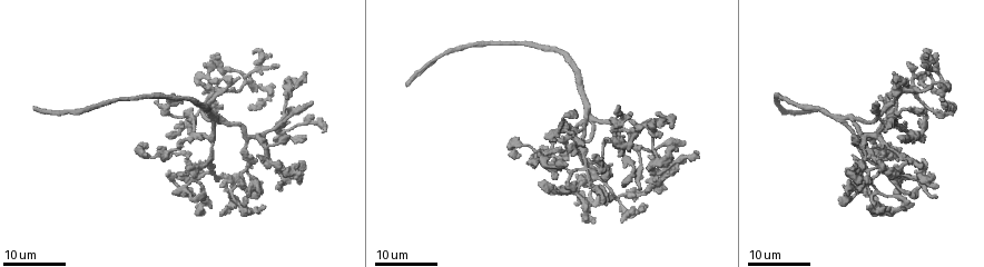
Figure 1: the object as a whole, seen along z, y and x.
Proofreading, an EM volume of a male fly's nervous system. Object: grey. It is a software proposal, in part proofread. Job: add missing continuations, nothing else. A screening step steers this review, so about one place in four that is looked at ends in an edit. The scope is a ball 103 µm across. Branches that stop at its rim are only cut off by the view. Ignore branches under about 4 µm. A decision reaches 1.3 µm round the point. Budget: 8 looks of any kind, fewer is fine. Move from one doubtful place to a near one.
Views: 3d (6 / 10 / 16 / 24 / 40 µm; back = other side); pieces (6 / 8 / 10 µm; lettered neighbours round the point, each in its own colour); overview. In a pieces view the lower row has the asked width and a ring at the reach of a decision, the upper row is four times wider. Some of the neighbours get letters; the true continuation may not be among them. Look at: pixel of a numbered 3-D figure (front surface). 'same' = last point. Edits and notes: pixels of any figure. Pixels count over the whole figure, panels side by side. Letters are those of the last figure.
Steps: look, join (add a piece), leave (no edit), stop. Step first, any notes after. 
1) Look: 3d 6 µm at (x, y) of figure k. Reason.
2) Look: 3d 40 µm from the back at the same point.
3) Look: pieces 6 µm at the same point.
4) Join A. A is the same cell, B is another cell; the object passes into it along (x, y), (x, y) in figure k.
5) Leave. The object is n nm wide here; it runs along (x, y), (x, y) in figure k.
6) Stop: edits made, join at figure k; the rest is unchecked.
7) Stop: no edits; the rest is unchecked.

Look: 3d 24 µm at (647, 123) of figure 1. Branch stops here.

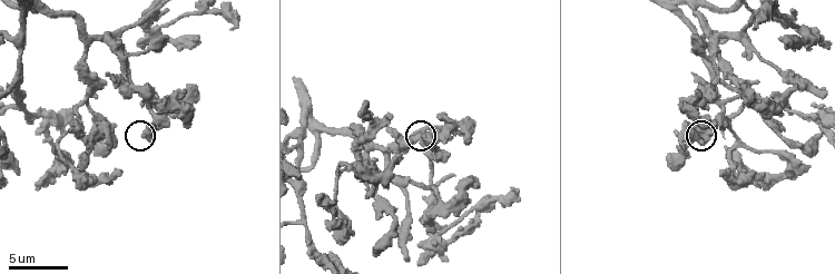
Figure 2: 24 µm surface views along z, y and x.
Look: pieces 10 µm at (144, 137) of figure 2. See the neighbours.

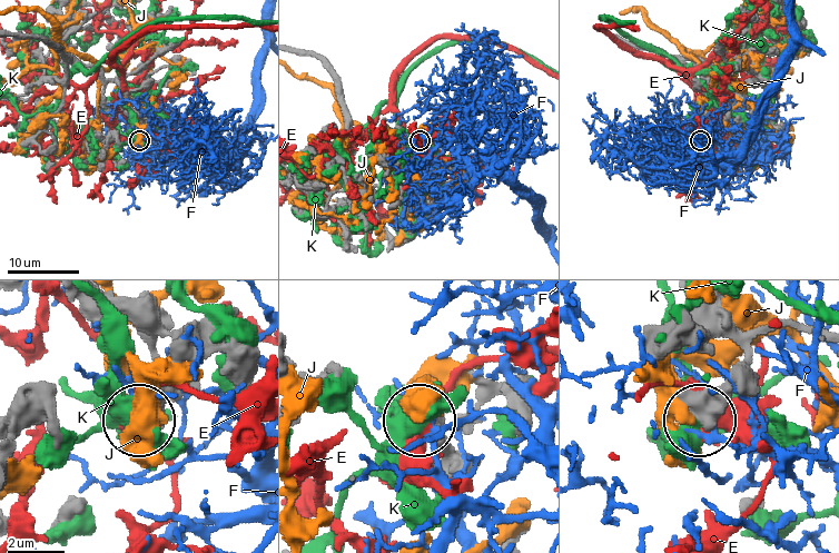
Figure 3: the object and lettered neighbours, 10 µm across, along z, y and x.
Leave. E, F, J and K are other cells; none of them fits.

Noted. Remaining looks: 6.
Look: 3d 6 µm at (763, 183) of figure 2. An open end.

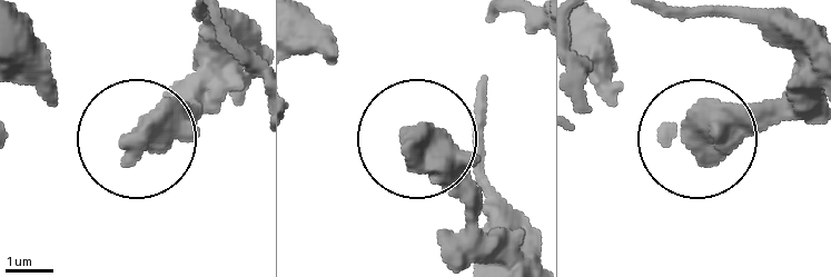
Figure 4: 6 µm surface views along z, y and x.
Look: pieces 6 µm at (129, 145) of figure 4. See the neighbours.

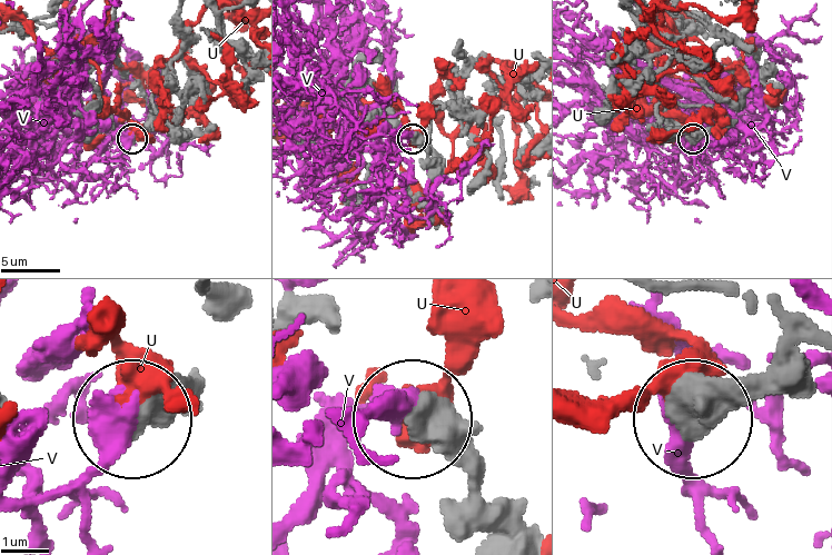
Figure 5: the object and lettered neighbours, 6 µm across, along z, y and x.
Leave. U and V are other cells; none of them fits.

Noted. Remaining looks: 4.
Look: 3d 10 µm at (805, 169) of figure 2. Free end.

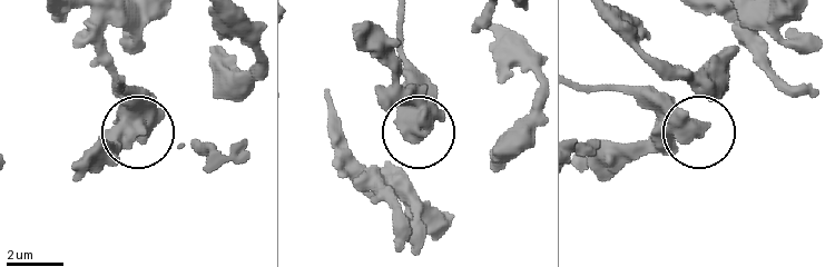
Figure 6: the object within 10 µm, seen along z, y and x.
Look: pieces 10 µm at (703, 128) of figure 6.

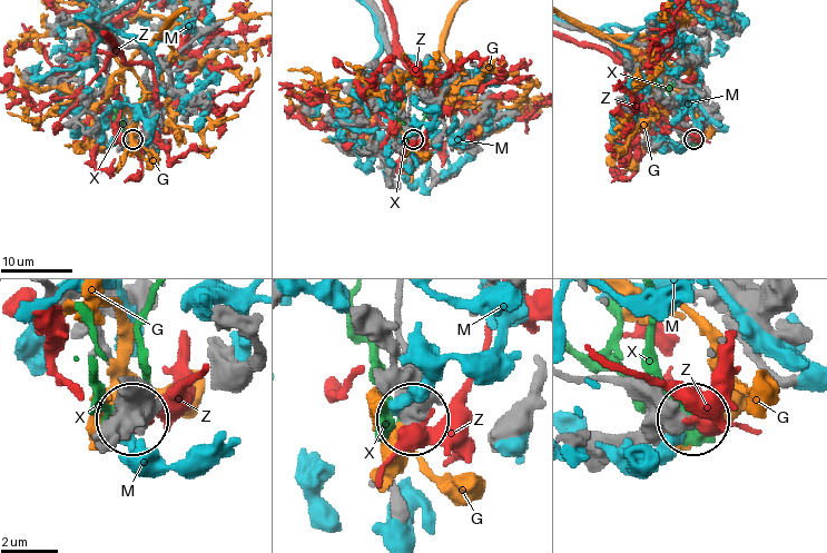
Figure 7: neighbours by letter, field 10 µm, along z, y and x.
Leave. The object is 630 nm wide here; G, M, X and Z are other cells; no lettered piece goes on from it.

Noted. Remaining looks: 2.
Look: 3d 24 µm at (288, 76) of figure 1. Free end.

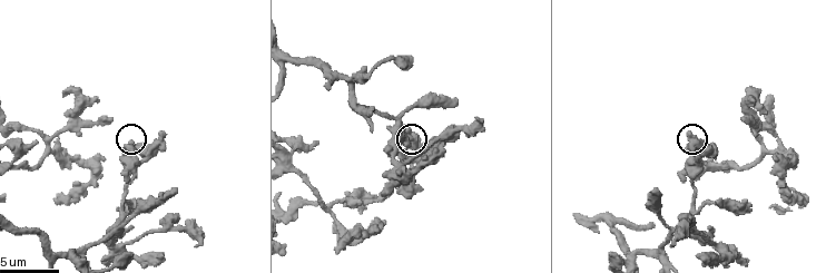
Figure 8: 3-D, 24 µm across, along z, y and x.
Look: pieces 6 µm at (131, 141) of figure 8.

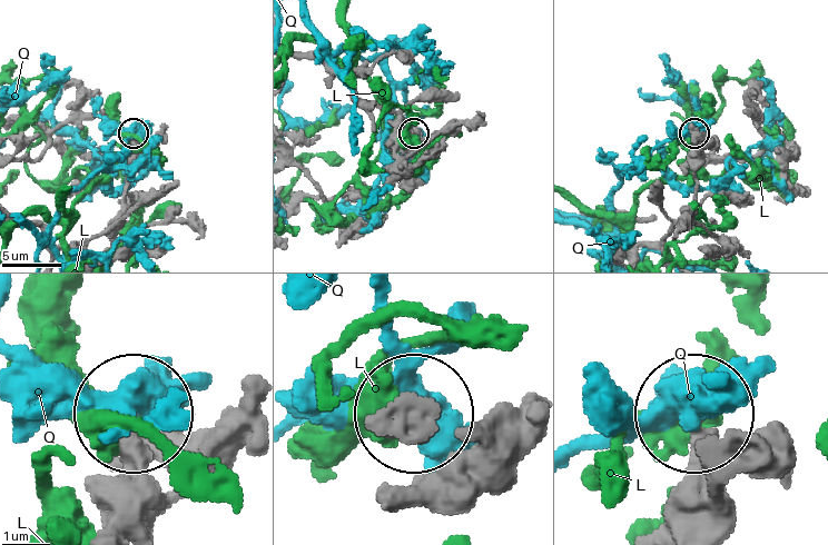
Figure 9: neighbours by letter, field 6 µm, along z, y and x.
Leave. The object is 400 nm wide here; L and Q are other cells; it runs along (700, 527), (700, 412) in figure 9; no lettered piece goes on from it.

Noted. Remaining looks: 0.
Stop: no edits; the rest is unchecked.

